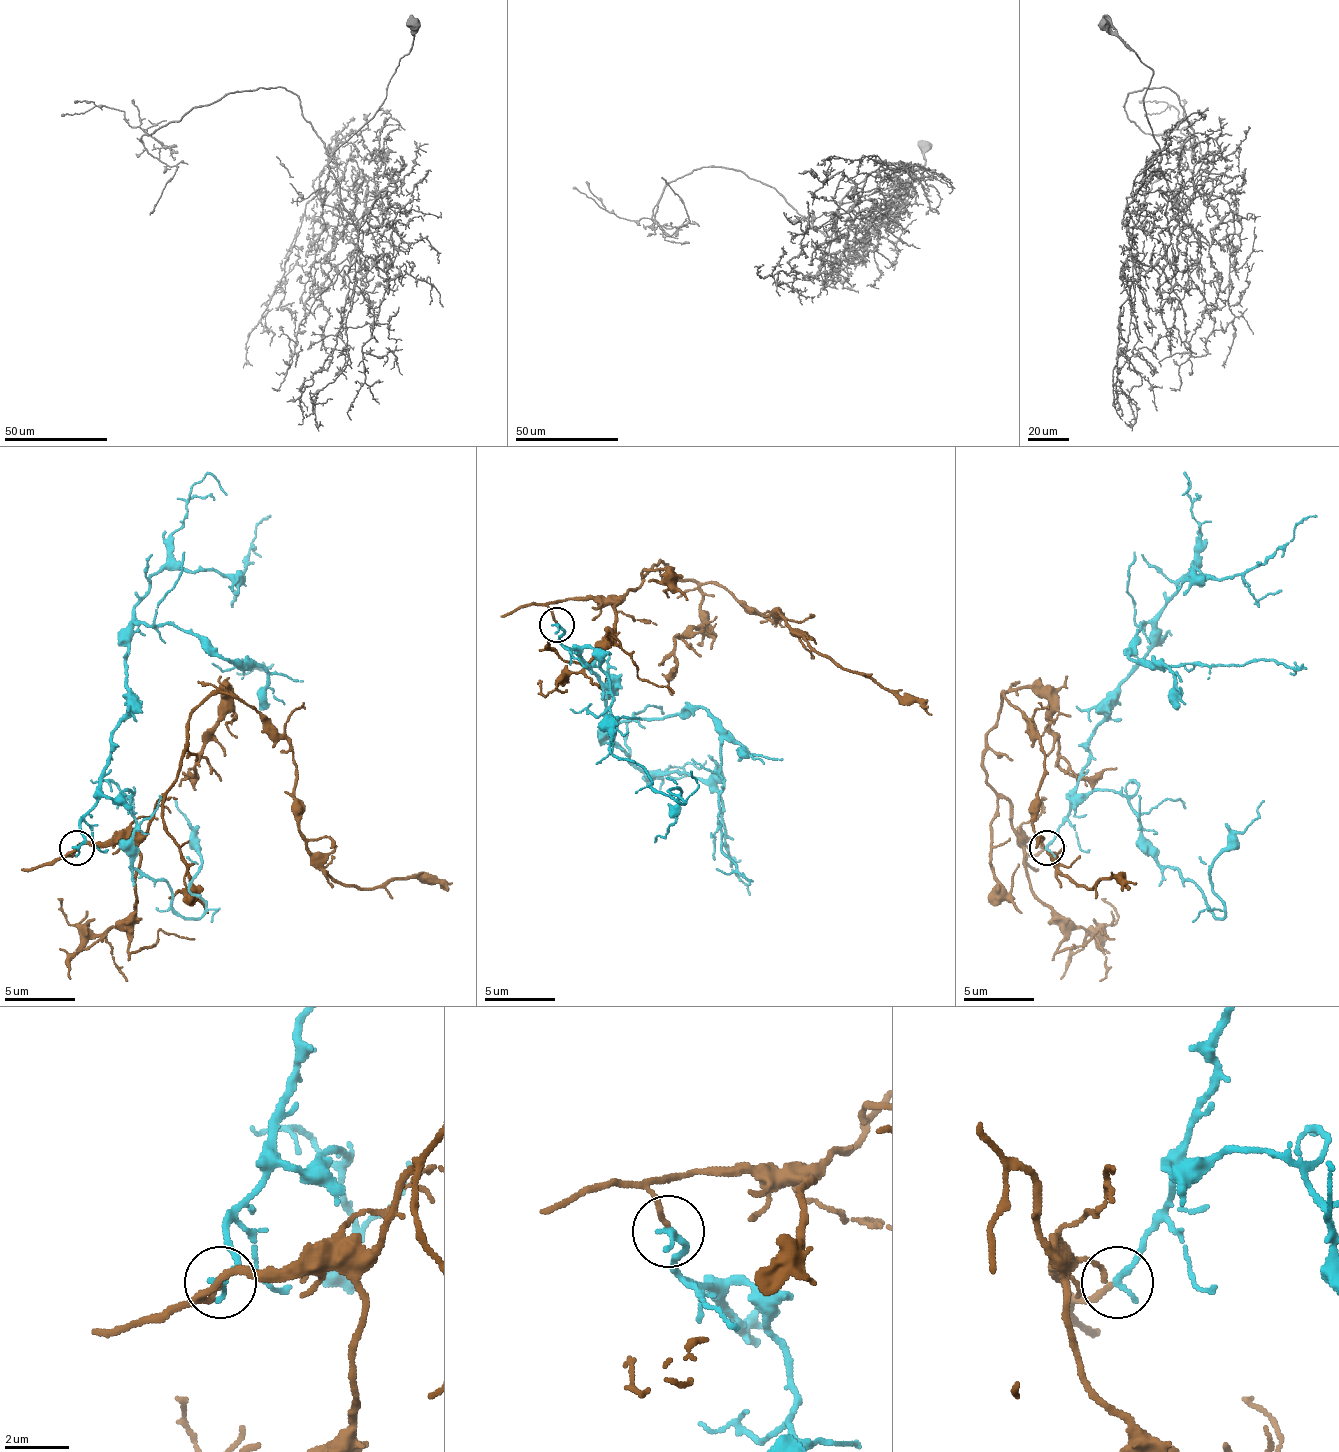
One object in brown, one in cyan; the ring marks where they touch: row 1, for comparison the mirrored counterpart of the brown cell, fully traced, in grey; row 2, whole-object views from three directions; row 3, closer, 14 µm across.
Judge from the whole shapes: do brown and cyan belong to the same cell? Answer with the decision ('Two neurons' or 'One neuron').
One neuron

